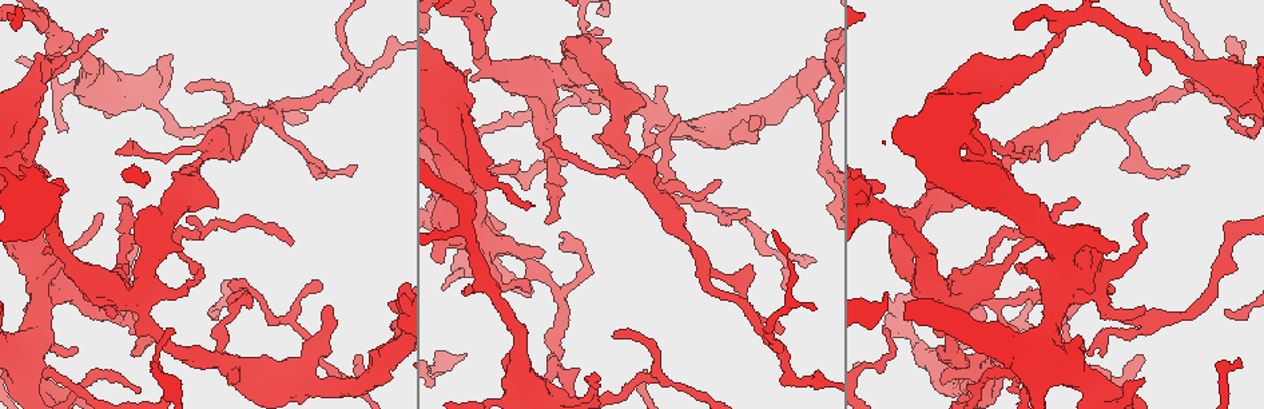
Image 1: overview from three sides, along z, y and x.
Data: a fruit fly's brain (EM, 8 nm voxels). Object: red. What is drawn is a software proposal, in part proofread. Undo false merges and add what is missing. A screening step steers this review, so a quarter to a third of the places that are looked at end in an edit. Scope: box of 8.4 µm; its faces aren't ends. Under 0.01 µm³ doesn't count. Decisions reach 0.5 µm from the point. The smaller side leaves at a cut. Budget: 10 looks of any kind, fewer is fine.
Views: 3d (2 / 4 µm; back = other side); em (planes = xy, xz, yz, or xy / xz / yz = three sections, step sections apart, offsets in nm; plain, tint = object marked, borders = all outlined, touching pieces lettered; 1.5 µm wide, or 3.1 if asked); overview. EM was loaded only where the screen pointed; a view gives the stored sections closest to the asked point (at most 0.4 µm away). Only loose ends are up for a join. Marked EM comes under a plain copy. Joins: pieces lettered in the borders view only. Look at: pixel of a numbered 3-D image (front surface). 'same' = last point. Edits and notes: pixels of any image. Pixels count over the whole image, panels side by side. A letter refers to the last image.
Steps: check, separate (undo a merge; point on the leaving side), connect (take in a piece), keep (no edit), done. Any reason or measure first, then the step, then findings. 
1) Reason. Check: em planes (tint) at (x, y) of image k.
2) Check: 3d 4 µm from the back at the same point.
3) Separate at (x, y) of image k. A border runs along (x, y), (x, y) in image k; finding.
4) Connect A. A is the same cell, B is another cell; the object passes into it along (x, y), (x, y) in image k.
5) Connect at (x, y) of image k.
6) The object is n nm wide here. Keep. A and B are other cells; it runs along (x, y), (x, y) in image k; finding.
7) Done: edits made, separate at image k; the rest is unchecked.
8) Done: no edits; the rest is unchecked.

Branch point. Check: em yz step 4 (tint) at (980, 288) of image 1.

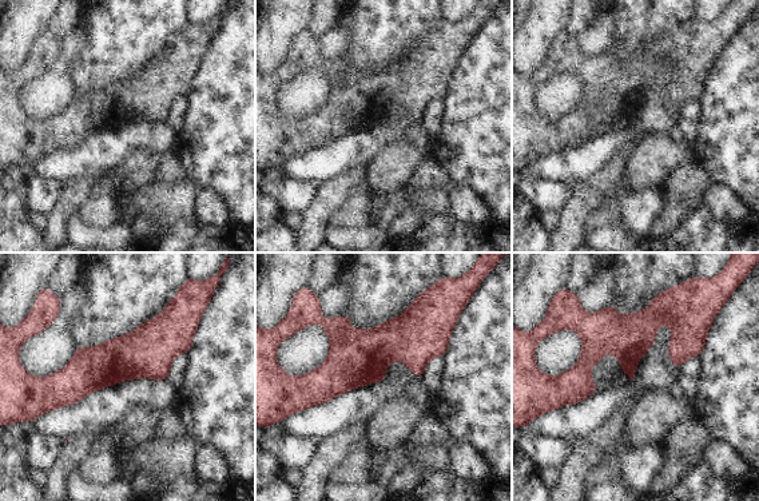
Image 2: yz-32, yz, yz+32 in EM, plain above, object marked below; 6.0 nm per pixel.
Check: em planes (borders) at the same point.

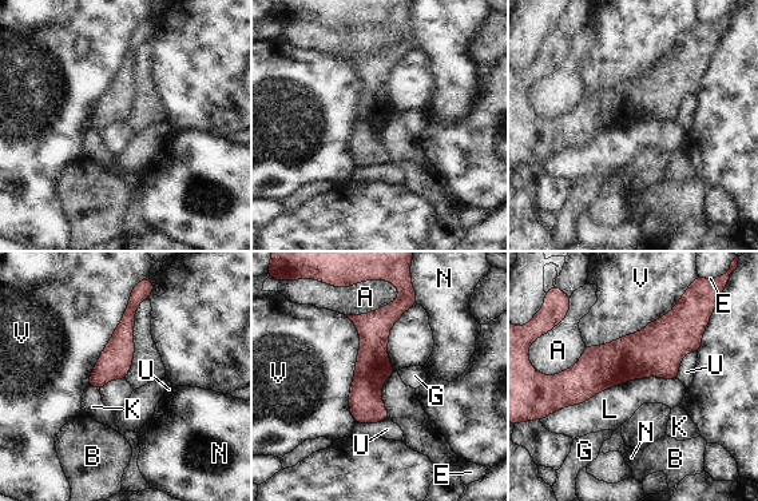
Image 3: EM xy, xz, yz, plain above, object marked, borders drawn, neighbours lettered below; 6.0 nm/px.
Keep. A, B, E, G, K, L, N, U and V are other cells; all the same neuron.

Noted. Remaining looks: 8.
Check: 3d 2 µm at (48, 372) of image 1.

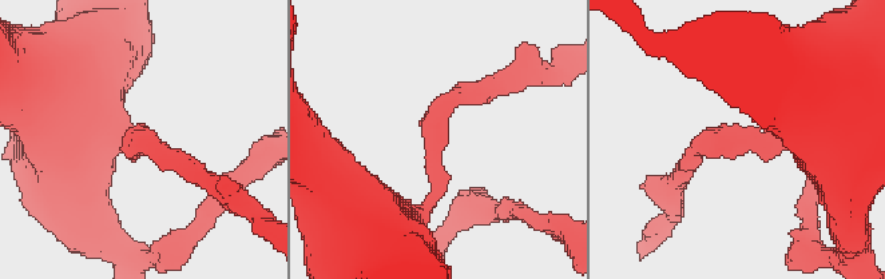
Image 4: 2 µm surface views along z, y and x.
Check: em planes (tint) at (745, 136) of image 4.

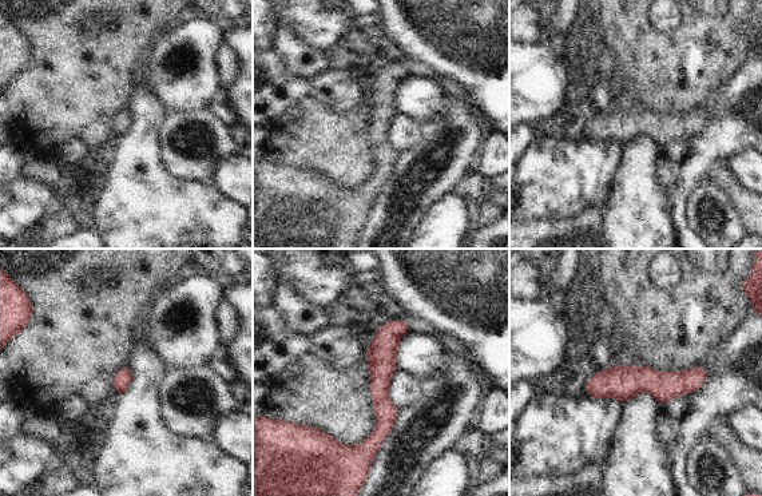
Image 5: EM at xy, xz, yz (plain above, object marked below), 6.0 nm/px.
See the neighbours. Check: em planes (borders) at the same point.

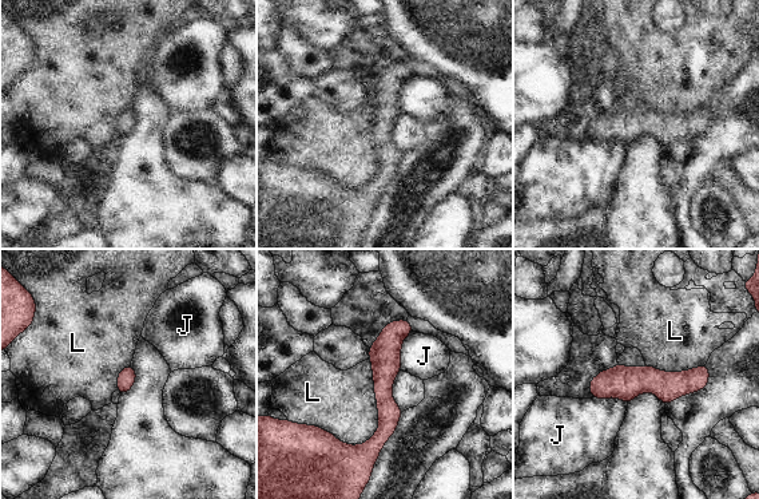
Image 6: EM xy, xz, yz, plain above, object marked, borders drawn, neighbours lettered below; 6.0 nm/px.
The object is 110 nm wide here. Keep. J and L are other cells; a border runs along (369, 356), (376, 432), (306, 426) in image 6; all the same neuron.

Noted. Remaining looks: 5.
Thin end. Check: em xy step 8 (borders) at (676, 116) of image 1.

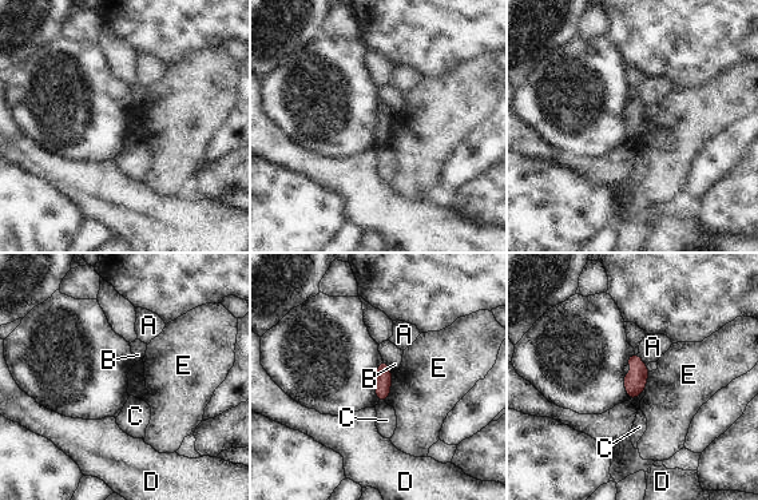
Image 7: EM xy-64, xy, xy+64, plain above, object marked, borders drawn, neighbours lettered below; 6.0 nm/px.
Keep. A, B, C, D and E are other cells; no lettered piece goes on from it.

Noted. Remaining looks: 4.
An open end. Check: em xy step 4 (tint) at (320, 289) of image 1.

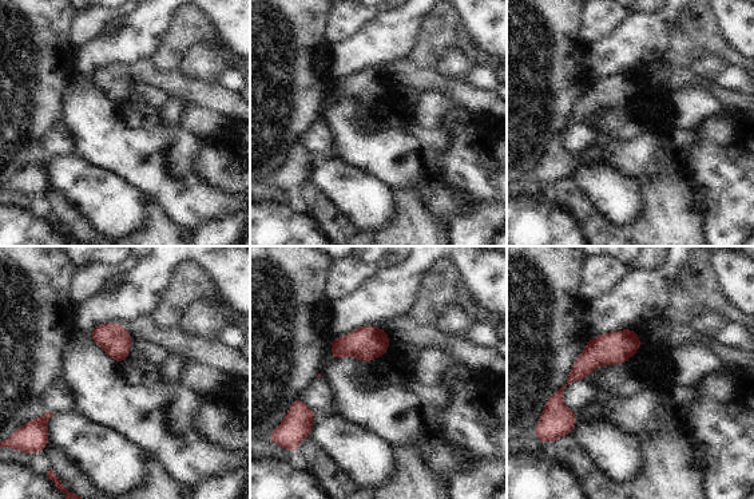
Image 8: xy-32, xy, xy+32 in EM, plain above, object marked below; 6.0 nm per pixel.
Cut it another way. Check: em planes (borders) at the same point.

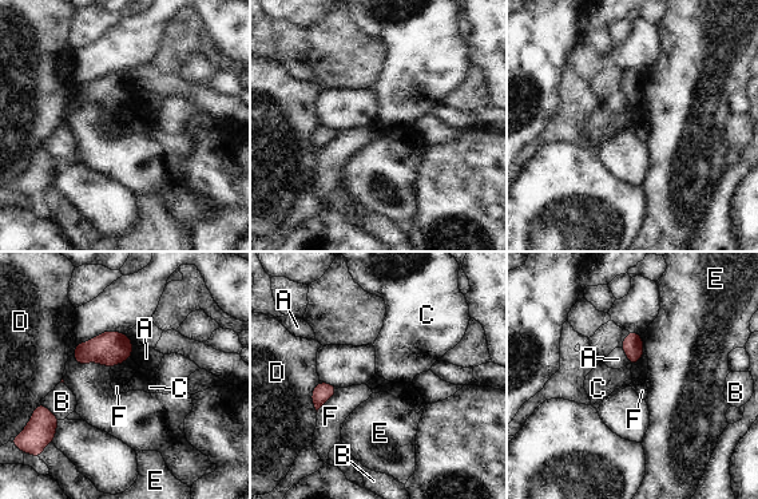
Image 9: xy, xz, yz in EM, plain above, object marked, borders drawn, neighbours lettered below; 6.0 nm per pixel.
Keep. A, B, C, D, E and F are other cells; a border runs along (620, 348), (630, 363) in image 9; none of them fits.

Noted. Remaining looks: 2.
Done: no edits; the rest is unchecked.

